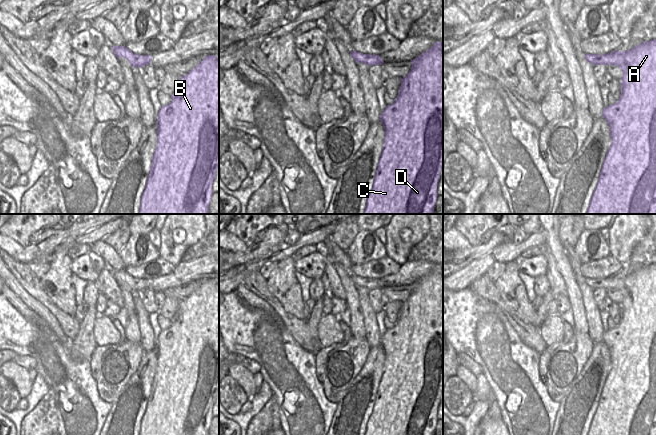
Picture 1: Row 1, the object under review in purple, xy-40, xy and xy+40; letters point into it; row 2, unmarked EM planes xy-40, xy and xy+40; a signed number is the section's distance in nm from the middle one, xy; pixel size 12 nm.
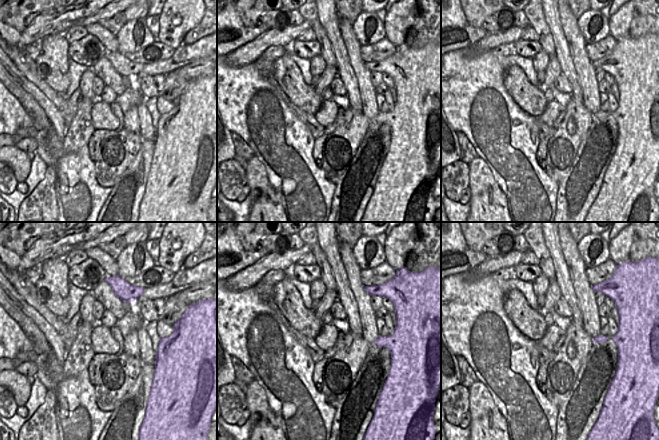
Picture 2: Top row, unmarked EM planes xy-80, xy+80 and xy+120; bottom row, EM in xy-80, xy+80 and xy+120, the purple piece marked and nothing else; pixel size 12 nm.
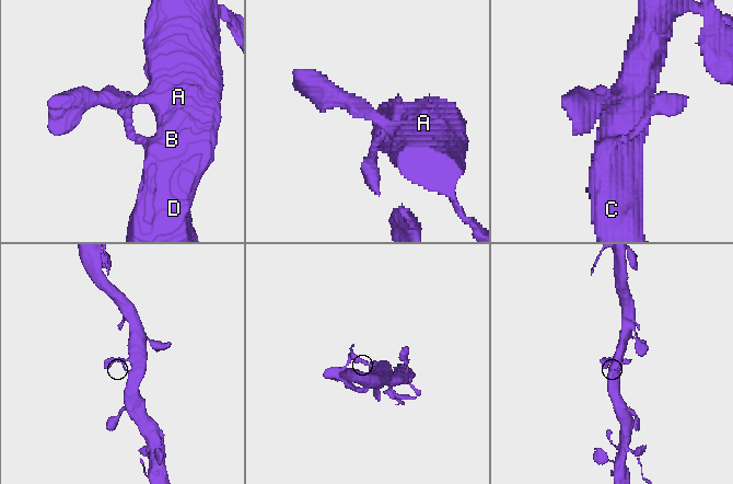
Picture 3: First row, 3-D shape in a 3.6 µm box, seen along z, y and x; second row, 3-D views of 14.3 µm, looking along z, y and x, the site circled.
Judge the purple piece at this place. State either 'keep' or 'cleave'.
keep

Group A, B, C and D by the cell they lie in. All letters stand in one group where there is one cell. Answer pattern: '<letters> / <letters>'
A B C D

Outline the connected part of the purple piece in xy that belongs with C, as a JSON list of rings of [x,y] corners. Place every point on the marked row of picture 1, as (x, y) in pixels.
[[[435,42],[429,50],[411,61],[412,68],[402,78],[397,98],[394,99],[393,104],[386,106],[380,115],[380,121],[385,128],[384,146],[377,165],[372,189],[366,199],[364,214],[434,214],[434,207],[438,197],[437,185],[443,168],[443,42]]]

